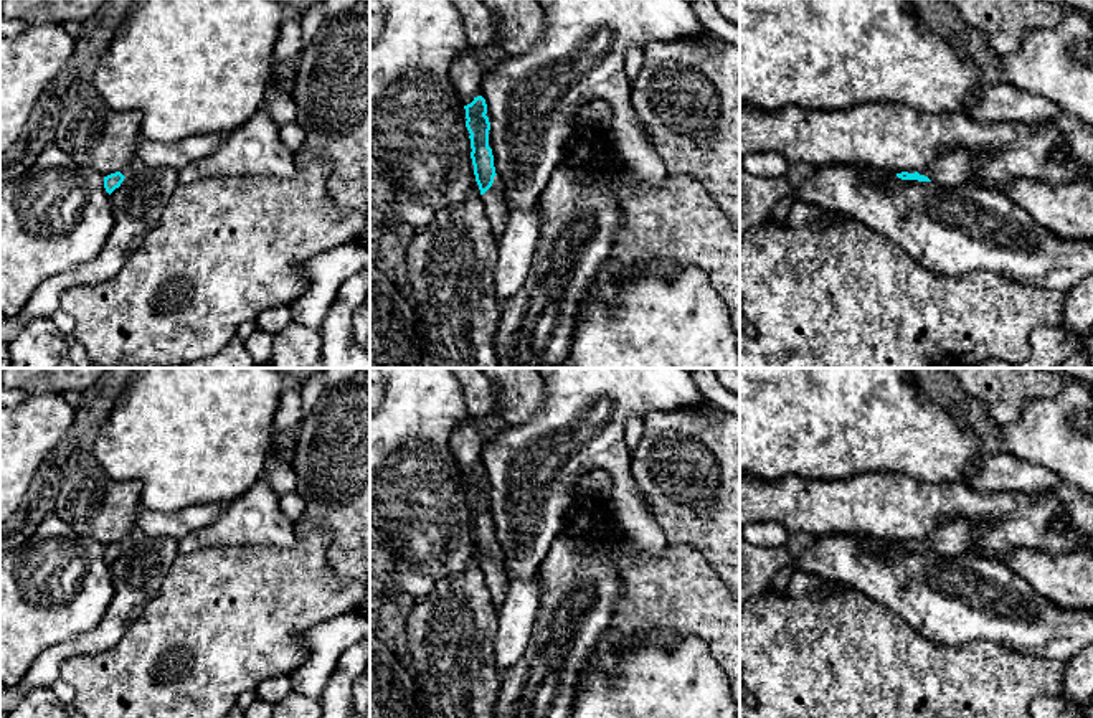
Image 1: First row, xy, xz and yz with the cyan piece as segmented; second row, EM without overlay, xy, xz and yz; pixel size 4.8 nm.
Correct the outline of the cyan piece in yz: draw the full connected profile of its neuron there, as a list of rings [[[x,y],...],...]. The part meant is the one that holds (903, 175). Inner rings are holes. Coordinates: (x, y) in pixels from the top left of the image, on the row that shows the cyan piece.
[[[961,150],[934,160],[926,170],[915,173],[901,172],[897,177],[901,180],[934,182],[941,187],[956,187],[969,182],[984,163],[984,157],[971,150]]]

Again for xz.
[[[477,96],[464,109],[467,119],[466,127],[471,134],[471,158],[476,182],[494,238],[499,239],[507,229],[509,206],[504,198],[502,183],[495,173],[492,149],[489,147],[490,122],[485,116],[485,99]]]

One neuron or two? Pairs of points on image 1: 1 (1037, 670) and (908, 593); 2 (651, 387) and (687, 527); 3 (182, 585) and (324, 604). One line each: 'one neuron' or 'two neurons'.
1: two neurons
2: two neurons
3: one neuron

